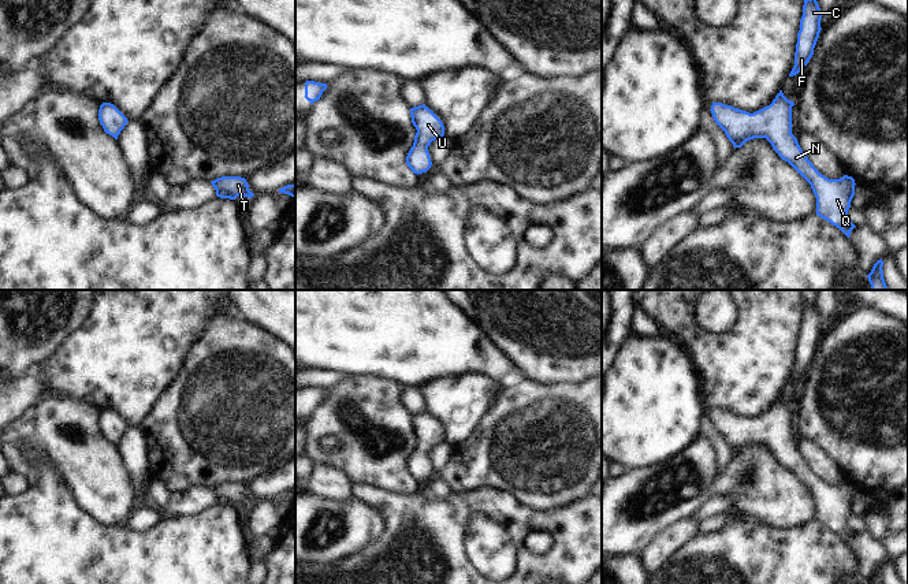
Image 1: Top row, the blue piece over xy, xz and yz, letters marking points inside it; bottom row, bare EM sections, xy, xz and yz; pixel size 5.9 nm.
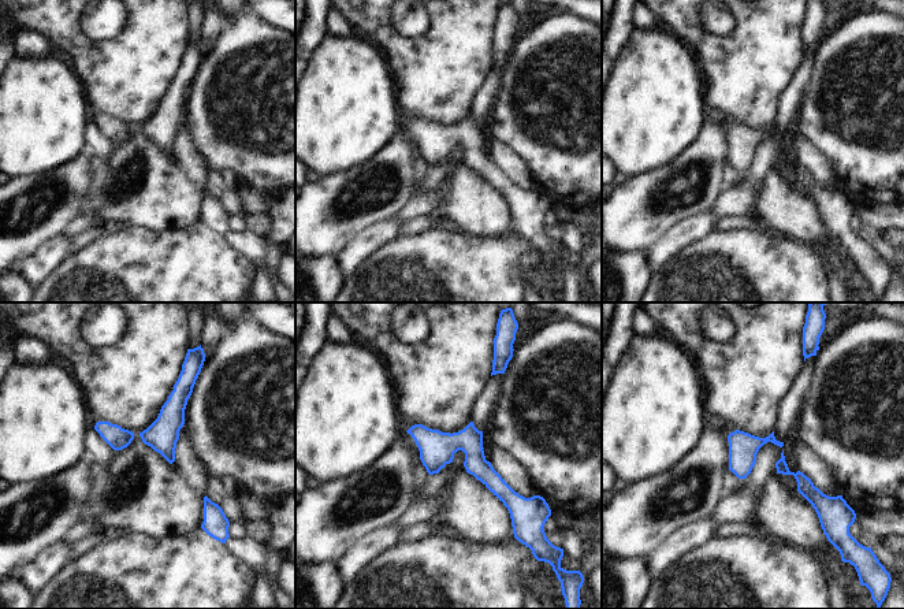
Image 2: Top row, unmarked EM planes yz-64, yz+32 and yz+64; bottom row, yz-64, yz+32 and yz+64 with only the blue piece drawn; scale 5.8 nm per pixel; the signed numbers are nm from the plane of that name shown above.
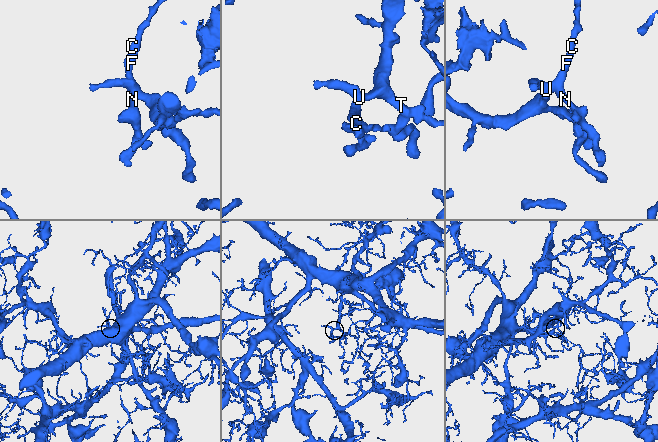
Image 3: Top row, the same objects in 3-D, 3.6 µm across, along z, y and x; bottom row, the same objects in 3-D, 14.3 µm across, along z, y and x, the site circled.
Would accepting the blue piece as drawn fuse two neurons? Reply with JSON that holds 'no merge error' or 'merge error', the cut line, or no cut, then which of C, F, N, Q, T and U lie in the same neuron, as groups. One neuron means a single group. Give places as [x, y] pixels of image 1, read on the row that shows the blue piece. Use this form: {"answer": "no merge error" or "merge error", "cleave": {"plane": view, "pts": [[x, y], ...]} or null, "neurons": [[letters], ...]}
{"answer": "no merge error", "cleave": null, "neurons": [["C", "F", "N", "Q", "T", "U"]]}

